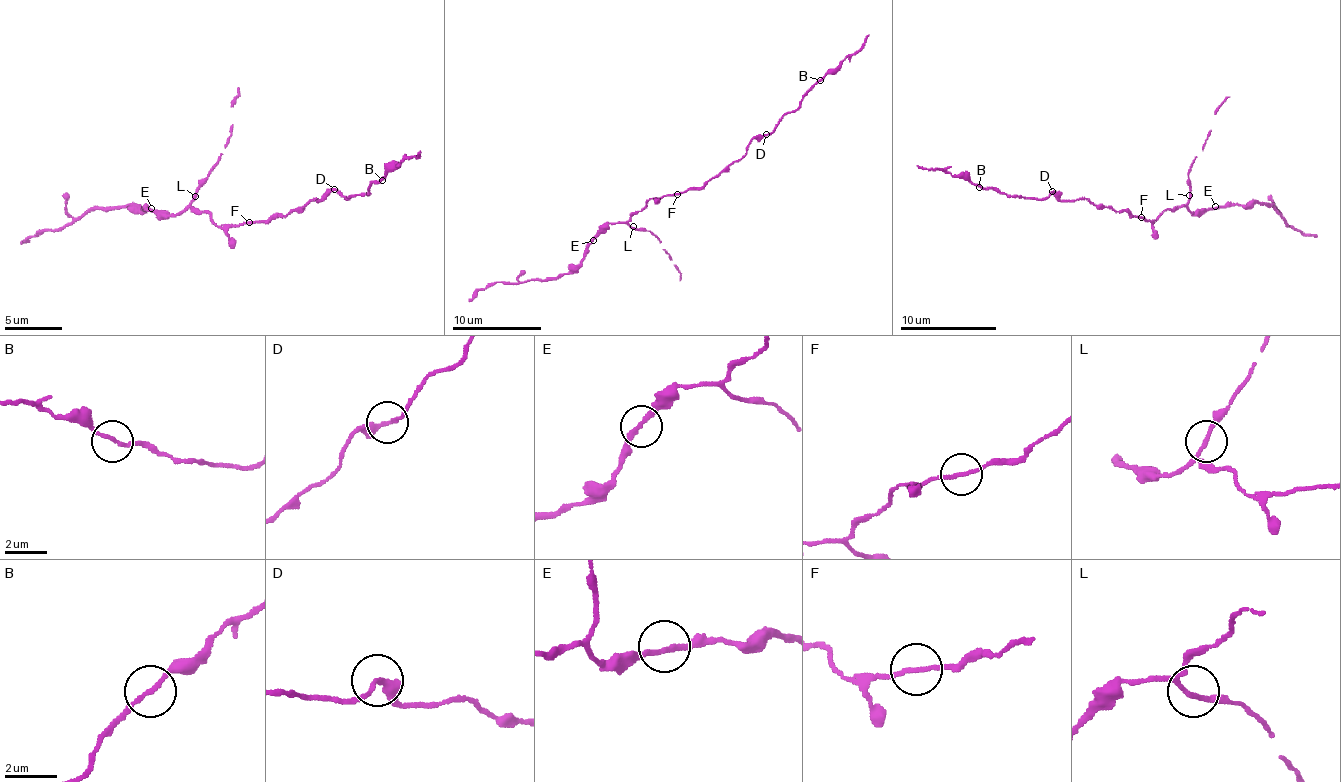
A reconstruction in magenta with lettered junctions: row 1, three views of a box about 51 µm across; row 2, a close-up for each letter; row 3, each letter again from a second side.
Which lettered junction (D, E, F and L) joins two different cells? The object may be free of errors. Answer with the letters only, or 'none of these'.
none of these

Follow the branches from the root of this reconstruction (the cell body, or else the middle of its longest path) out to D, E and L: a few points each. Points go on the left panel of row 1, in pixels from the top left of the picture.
D: (249, 222), (287, 216), (335, 189)
E: (249, 222), (218, 227), (205, 211), (193, 212), (189, 207), (177, 214), (158, 215), (151, 208)
L: (249, 222), (218, 227), (205, 211), (197, 212), (192, 207), (195, 196)

